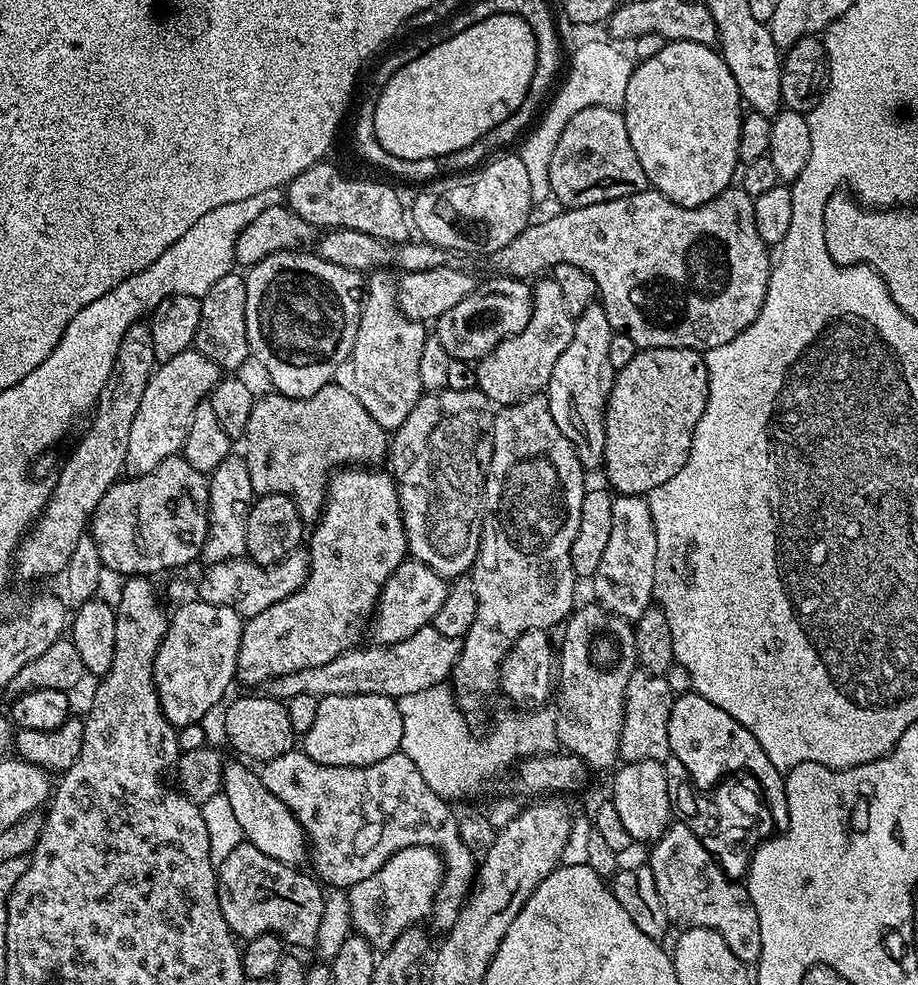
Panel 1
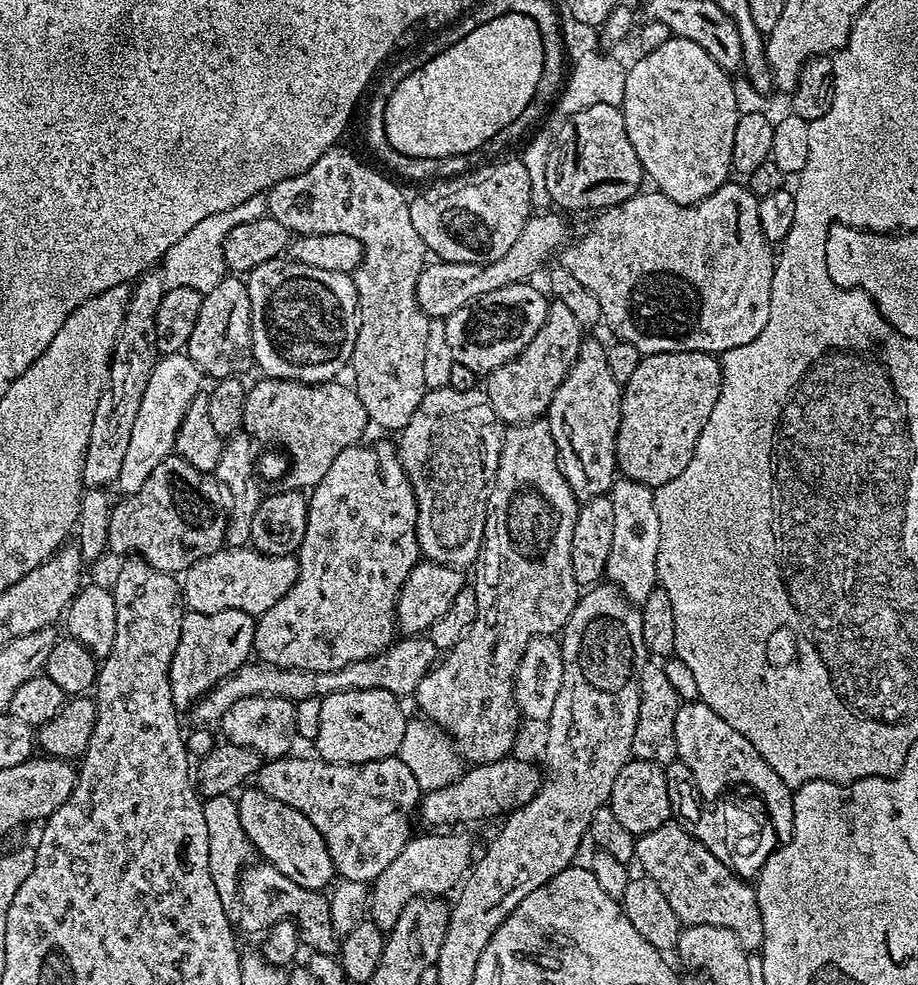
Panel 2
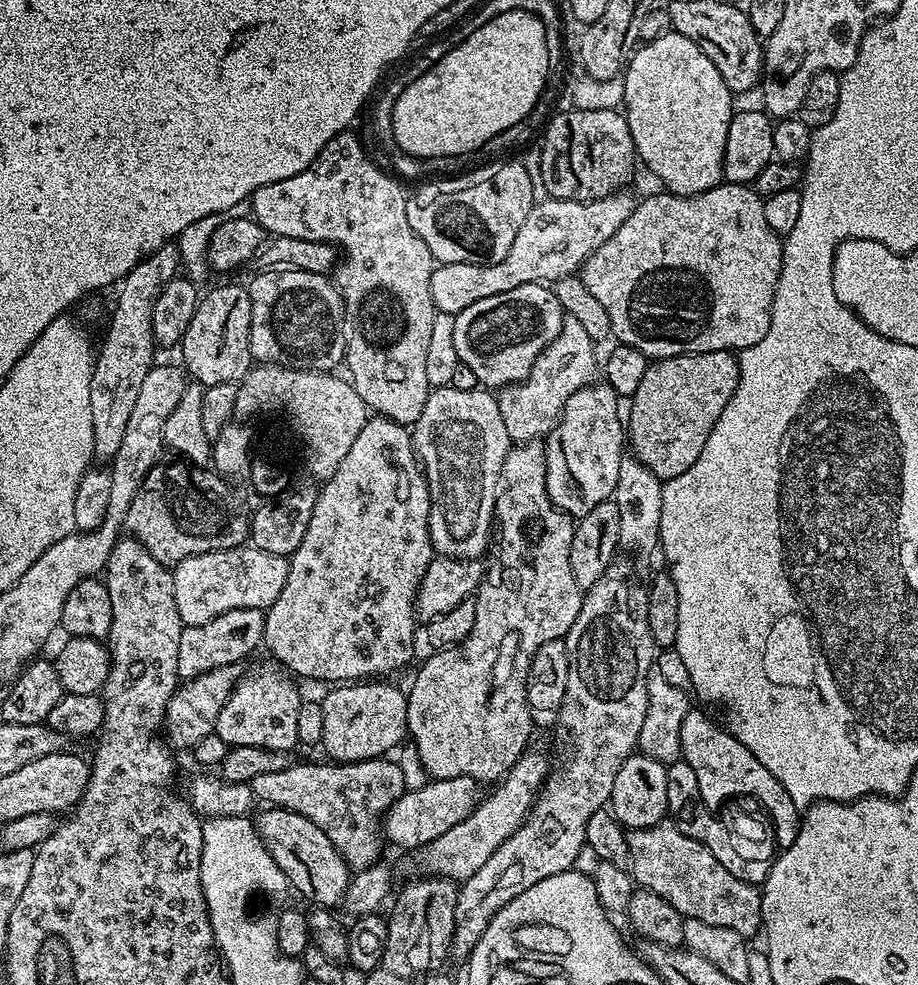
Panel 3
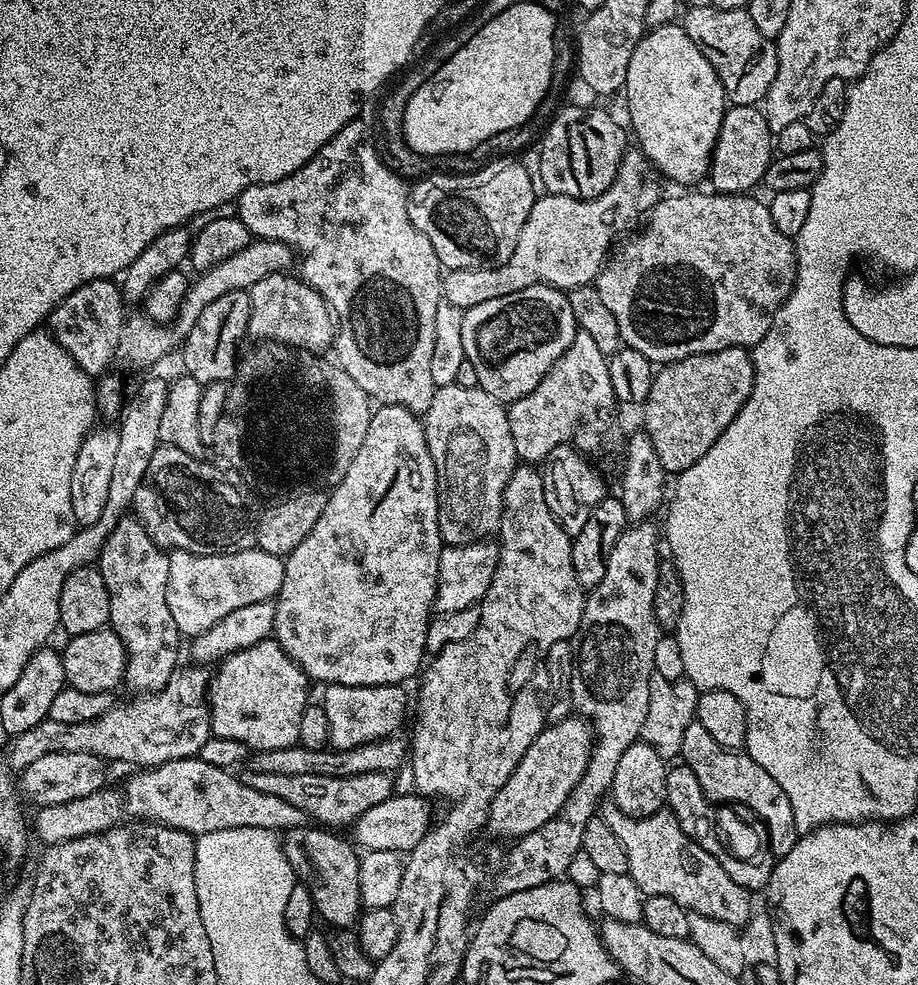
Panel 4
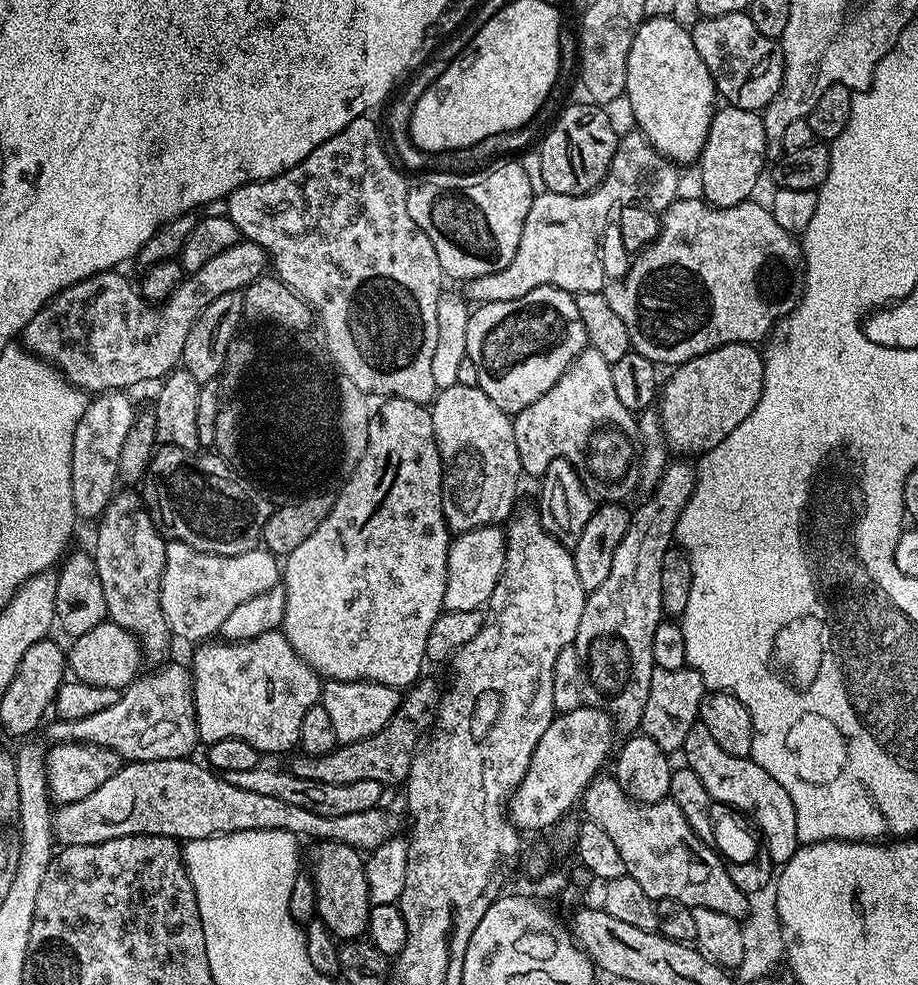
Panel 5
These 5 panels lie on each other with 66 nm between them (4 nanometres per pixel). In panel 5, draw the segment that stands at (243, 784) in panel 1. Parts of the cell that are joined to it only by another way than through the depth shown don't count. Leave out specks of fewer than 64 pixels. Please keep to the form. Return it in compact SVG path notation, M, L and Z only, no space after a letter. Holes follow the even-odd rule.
M332 840L316 842L311 847L313 848L309 852L307 849L306 856L307 859L308 856L312 859L310 875L313 882L316 883L316 915L318 919L332 931L332 935L336 937L337 941L347 942L361 939L367 933L368 919L373 905L366 882L365 857L357 849L345 844L335 844Z

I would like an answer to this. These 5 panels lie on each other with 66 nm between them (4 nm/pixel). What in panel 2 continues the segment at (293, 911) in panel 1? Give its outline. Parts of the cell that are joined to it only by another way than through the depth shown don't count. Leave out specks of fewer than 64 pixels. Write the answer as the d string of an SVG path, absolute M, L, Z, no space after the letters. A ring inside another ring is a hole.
M254 862L240 873L238 901L245 908L240 914L238 926L246 932L263 934L278 921L295 919L301 945L312 952L336 956L338 937L330 922L330 902L323 891L314 892L300 887L281 871L267 862Z

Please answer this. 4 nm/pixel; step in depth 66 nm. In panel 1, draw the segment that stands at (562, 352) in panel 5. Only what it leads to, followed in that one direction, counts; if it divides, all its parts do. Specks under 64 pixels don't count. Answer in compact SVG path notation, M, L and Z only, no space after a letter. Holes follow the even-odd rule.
M493 275L493 280L477 283L476 288L458 306L446 310L434 324L434 335L446 346L453 360L479 362L488 356L503 340L519 334L532 317L533 289L515 276Z

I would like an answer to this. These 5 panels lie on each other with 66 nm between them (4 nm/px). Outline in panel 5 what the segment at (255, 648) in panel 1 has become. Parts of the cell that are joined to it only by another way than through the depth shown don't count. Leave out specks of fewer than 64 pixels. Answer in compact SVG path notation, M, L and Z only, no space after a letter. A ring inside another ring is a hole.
M397 396L385 399L384 405L375 409L370 430L366 454L362 454L352 476L343 488L337 492L332 501L330 514L318 522L318 530L301 542L282 564L282 587L286 594L286 614L282 631L284 636L294 646L312 669L321 677L329 680L367 680L369 684L381 684L401 690L411 689L417 680L421 679L420 672L426 665L426 638L430 638L430 629L444 611L446 598L446 562L448 561L448 546L450 533L448 523L442 510L442 482L444 481L444 463L440 460L440 451L436 445L436 435L432 425L432 413L425 405L410 402Z

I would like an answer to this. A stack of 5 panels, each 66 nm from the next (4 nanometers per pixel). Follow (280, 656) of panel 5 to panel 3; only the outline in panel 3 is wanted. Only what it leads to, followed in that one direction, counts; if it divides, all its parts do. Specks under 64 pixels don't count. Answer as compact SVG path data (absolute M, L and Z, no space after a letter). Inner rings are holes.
M245 675L236 684L226 706L218 714L215 731L229 746L258 746L266 750L292 752L298 744L300 692L284 676Z

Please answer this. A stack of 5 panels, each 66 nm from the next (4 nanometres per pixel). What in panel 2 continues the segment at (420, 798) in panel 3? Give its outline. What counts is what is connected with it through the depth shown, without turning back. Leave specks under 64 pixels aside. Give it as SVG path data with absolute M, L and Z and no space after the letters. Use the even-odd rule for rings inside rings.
M507 756L494 763L473 765L455 782L425 793L421 797L419 815L434 826L446 826L492 818L498 814L502 816L532 801L543 784L543 771L541 774L536 765L514 757Z

